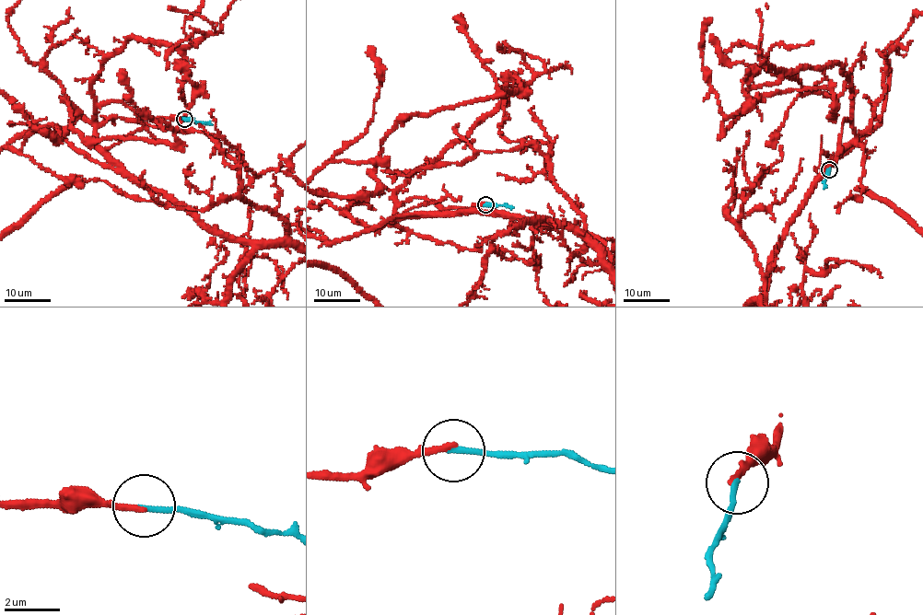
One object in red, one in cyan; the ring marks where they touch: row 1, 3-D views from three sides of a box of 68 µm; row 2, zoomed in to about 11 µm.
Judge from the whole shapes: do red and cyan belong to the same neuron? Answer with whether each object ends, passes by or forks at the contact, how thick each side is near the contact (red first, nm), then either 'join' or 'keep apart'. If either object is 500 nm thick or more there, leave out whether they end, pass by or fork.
red ends; cyan ends; calibres 200 and 200 nm; join

